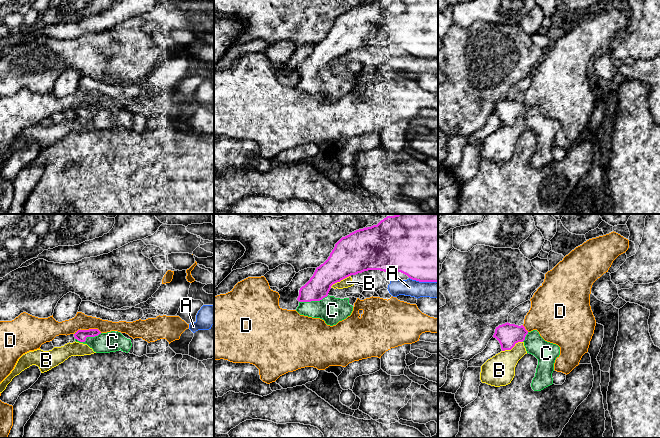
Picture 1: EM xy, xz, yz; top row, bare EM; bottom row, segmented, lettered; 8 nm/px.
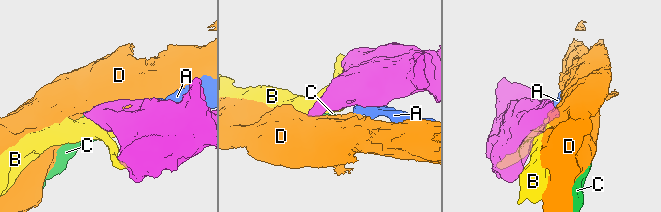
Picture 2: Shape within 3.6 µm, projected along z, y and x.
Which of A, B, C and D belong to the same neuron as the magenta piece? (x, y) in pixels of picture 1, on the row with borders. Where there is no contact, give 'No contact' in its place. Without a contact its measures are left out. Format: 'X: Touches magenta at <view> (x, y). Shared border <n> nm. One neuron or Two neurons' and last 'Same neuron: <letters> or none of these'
A: Touches magenta at xz (423, 281). Shared border 240 nm. Two neurons
B: Touches magenta at yz (512, 347). Shared border 190 nm. Two neurons
C: Touches magenta at xz (313, 300). Shared border 240 nm. One neuron
D: Touches magenta at xy (91, 329). Shared border 170 nm. Two neurons
Same neuron: C

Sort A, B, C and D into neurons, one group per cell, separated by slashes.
A B / C / D

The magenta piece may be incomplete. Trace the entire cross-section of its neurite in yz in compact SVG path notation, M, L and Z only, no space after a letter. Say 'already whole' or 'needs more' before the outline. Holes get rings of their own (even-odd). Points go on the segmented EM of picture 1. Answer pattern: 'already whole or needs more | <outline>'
needs more | M508 322L496 327L493 337L499 341L502 351L511 350L516 343L523 342L527 353L538 359L535 377L531 383L534 391L541 391L553 384L554 363L560 355L558 345L545 341L537 330L528 332L523 325Z

